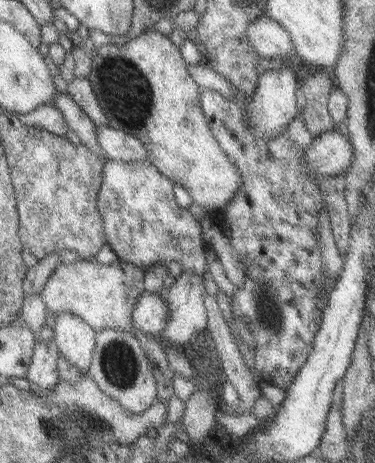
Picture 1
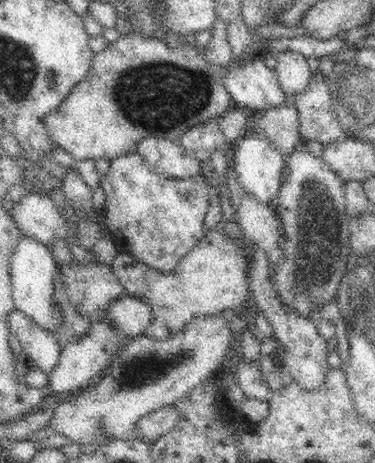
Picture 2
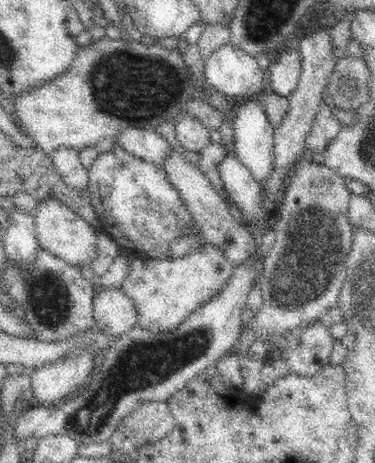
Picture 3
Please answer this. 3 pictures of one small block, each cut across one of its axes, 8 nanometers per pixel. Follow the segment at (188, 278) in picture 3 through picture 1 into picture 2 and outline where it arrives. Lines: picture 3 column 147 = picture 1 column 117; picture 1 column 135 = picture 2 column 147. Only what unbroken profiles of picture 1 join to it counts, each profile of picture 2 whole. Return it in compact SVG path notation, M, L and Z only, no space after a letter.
M220 226L208 230L200 244L180 260L180 264L170 274L160 274L146 264L136 262L132 256L118 254L110 268L124 284L124 292L130 298L146 300L154 308L152 326L144 332L152 342L164 342L184 330L190 320L200 316L214 316L224 310L234 310L240 316L252 318L256 304L250 292L250 262L252 248L242 238L226 234Z

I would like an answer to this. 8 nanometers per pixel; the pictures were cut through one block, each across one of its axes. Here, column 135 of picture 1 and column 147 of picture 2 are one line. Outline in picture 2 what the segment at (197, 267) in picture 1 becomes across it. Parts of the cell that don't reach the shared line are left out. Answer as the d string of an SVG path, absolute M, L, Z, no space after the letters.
M126 154L112 160L110 174L102 180L108 196L102 216L120 254L132 256L136 262L160 274L174 272L180 260L184 260L208 232L204 218L210 208L210 194L214 194L214 178L210 174L212 172L200 170L200 174L190 180L172 180L156 174L140 154Z

